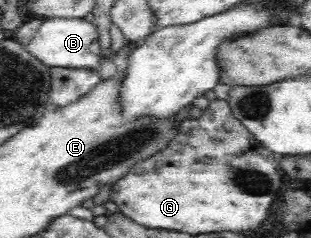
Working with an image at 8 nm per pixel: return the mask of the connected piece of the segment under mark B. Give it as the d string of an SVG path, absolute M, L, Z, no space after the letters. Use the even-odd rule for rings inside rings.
M40 17L40 26L26 48L33 57L48 67L90 68L98 70L102 62L99 57L97 26L76 17Z

